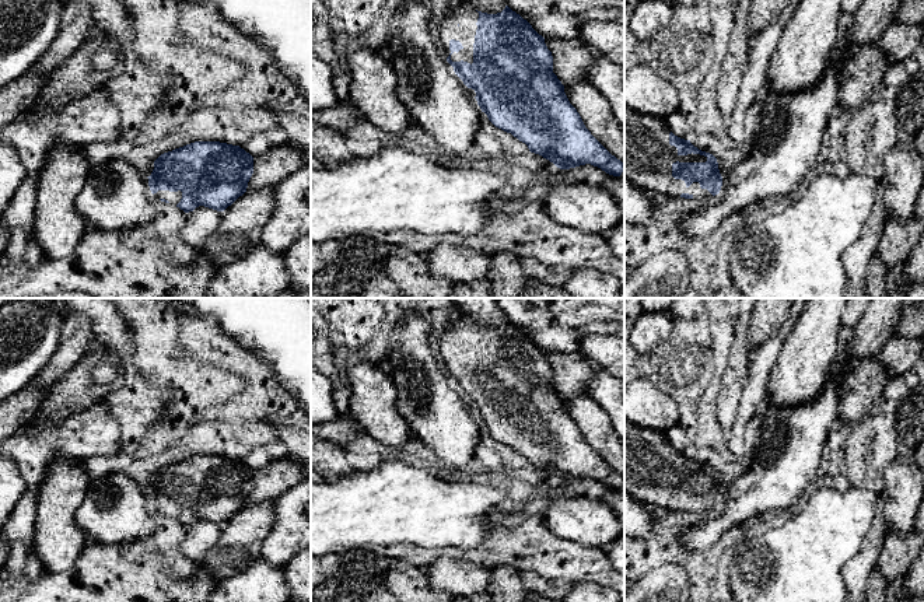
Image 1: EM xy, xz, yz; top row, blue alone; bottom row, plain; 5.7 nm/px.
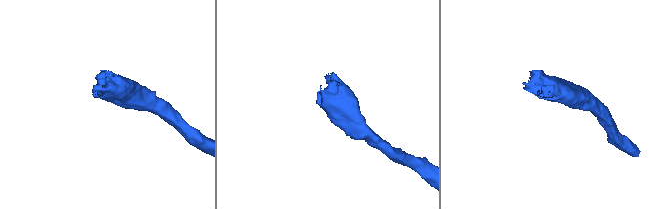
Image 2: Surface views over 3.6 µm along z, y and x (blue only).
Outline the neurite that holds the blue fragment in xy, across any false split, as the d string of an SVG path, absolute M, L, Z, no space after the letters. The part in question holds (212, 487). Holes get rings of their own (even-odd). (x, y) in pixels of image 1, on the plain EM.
M195 455L161 468L154 475L154 483L147 491L154 512L189 526L199 519L224 525L246 505L252 487L253 470L239 459Z

